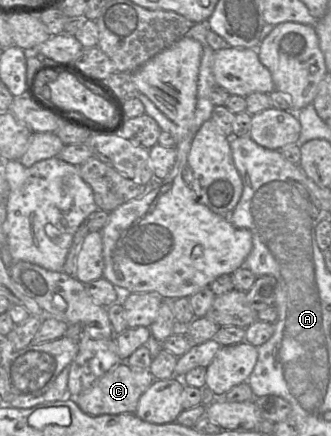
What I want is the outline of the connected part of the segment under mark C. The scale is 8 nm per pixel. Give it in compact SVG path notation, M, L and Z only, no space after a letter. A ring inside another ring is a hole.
M121 362L105 373L89 388L74 399L83 412L91 416L104 414L135 413L141 395L154 382L155 378L147 370L135 370L126 362Z

